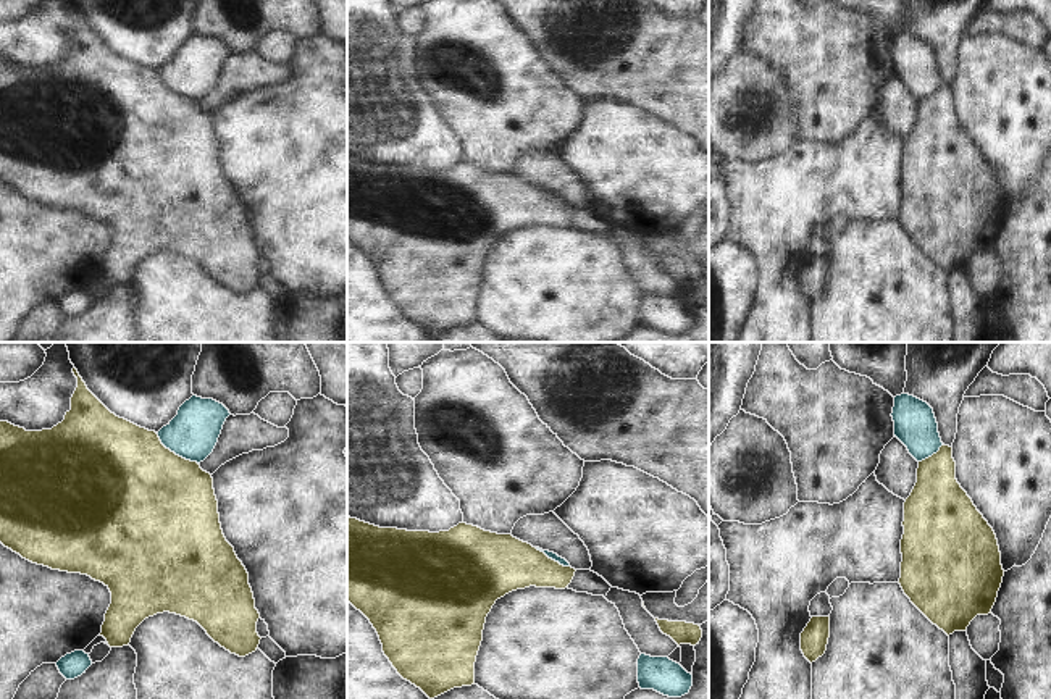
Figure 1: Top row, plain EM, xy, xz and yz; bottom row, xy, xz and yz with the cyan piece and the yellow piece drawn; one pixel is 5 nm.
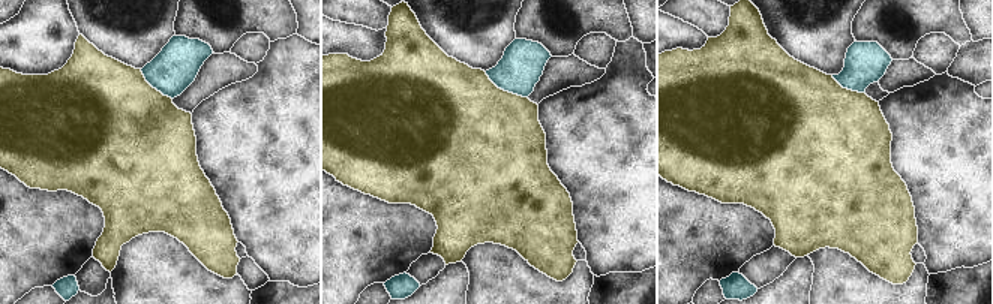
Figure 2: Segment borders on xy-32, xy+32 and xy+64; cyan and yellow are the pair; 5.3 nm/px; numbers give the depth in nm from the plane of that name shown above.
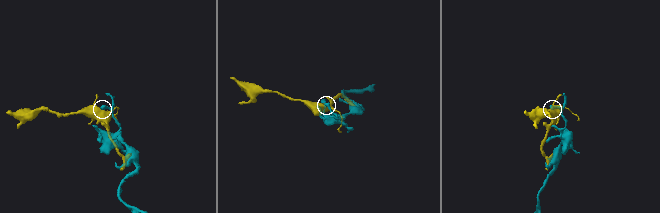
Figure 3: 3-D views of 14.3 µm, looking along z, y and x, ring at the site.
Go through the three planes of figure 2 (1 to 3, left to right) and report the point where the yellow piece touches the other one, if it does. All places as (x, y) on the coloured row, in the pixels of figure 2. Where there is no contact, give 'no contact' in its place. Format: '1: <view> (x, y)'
1: xy-32 (153, 87)
2: xy+32 (506, 90)
3: xy+64 (848, 89)

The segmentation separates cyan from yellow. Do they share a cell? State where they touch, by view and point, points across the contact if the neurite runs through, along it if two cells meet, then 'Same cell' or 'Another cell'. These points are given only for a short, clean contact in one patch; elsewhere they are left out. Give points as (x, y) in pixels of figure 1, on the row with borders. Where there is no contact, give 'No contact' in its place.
Touches cyan at xy (175, 452). Boundary: xy (155, 433), (167, 447), (197, 464). Another cell

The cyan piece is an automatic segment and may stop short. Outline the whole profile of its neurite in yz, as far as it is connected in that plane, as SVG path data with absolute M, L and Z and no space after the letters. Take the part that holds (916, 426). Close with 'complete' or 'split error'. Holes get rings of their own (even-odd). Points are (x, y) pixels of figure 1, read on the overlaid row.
M909 394L894 397L894 436L907 447L909 454L922 462L943 446L933 408Z; complete

